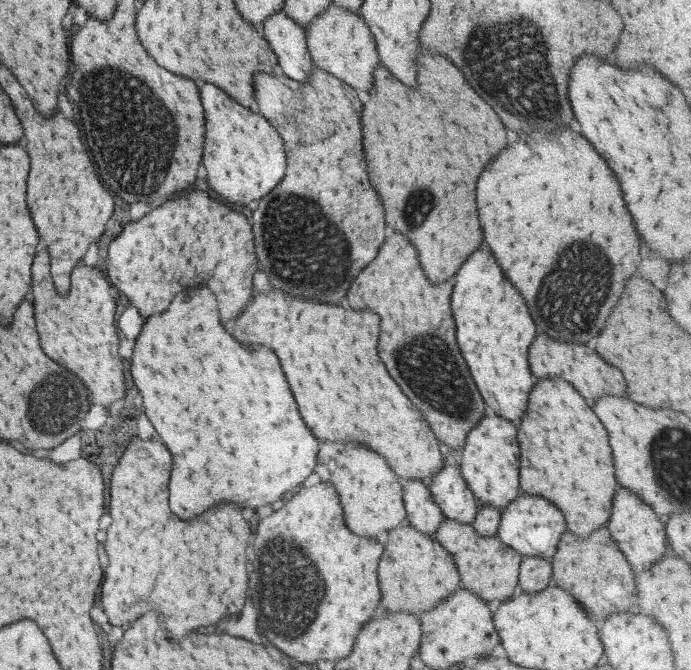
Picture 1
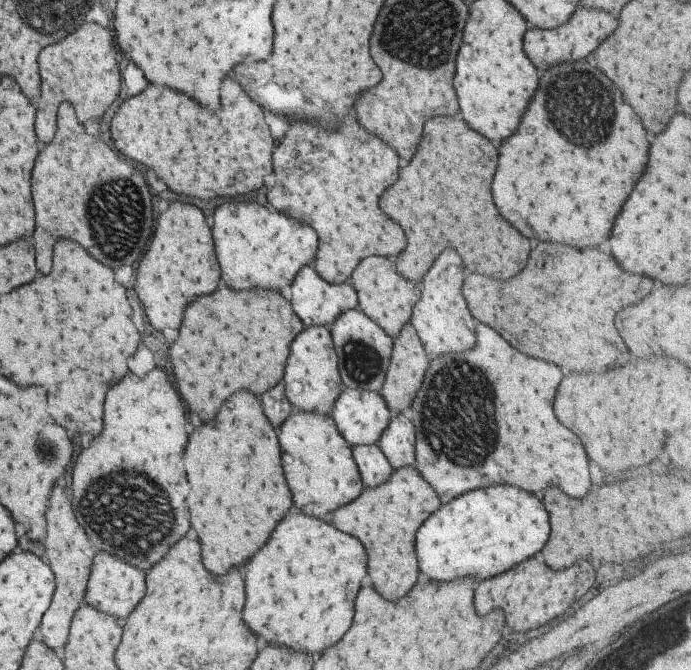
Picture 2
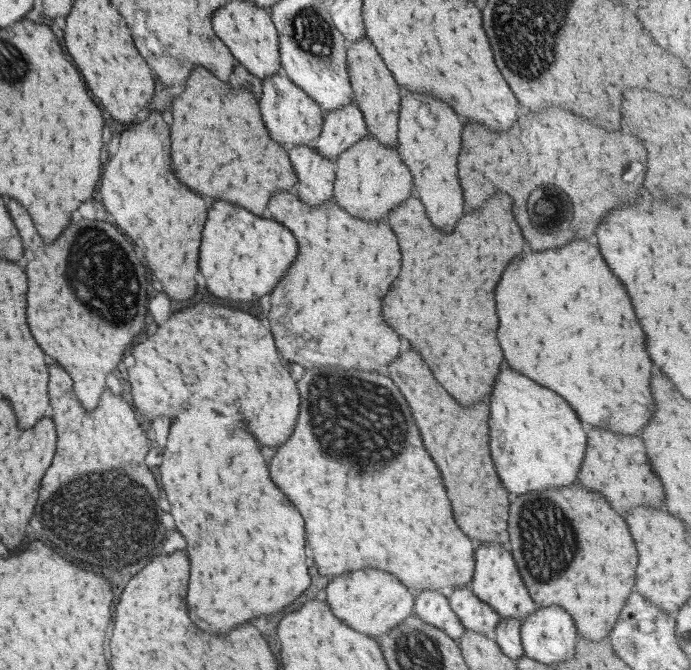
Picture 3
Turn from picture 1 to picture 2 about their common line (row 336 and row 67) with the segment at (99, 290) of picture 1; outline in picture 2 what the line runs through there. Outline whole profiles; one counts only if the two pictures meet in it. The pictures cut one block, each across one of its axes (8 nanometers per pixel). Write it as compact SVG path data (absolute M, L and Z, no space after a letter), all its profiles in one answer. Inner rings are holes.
M81 24L63 42L47 46L39 52L39 76L41 76L41 96L37 100L35 114L35 134L37 140L47 144L55 132L55 110L61 102L69 102L83 124L87 120L99 118L107 106L117 98L119 92L119 70L115 62L115 42L109 30L97 24ZM73 74L79 78L73 78ZM59 84L59 86L57 86ZM79 86L79 102L77 102Z

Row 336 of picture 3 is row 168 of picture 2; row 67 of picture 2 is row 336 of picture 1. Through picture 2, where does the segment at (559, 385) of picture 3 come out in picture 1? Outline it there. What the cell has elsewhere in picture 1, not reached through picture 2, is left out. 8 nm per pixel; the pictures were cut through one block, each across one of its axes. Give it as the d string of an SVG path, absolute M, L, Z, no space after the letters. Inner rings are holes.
M563 128L559 132L547 132L545 142L527 144L527 140L531 142L529 136L517 134L517 142L501 150L501 154L481 170L475 182L479 224L499 268L525 298L537 328L551 338L585 344L599 334L599 328L621 294L623 282L639 264L637 232L623 206L613 172L581 134ZM543 148L555 156L545 158ZM571 252L573 258L570 257L566 268L561 268L561 258Z

